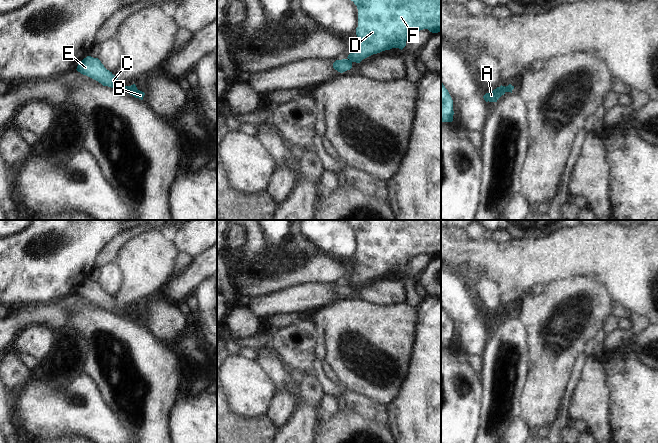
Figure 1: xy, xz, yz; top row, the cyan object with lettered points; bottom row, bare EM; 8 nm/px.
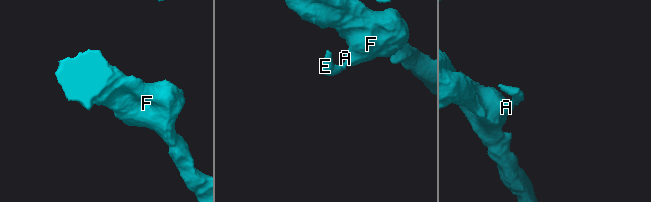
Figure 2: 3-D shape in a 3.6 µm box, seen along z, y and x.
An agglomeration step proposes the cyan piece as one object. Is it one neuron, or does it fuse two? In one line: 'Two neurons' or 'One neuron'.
Two neurons.

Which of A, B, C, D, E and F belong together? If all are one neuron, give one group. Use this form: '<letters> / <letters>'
A B D F / C E

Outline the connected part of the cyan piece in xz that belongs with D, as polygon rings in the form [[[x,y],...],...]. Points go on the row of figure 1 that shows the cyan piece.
[[[351,0],[358,9],[358,27],[356,43],[348,59],[360,63],[363,59],[392,48],[403,49],[406,41],[415,33],[428,29],[432,33],[441,32],[441,0]]]

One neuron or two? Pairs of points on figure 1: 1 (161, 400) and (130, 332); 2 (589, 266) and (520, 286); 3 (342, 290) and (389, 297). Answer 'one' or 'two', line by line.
1: one
2: one
3: one

